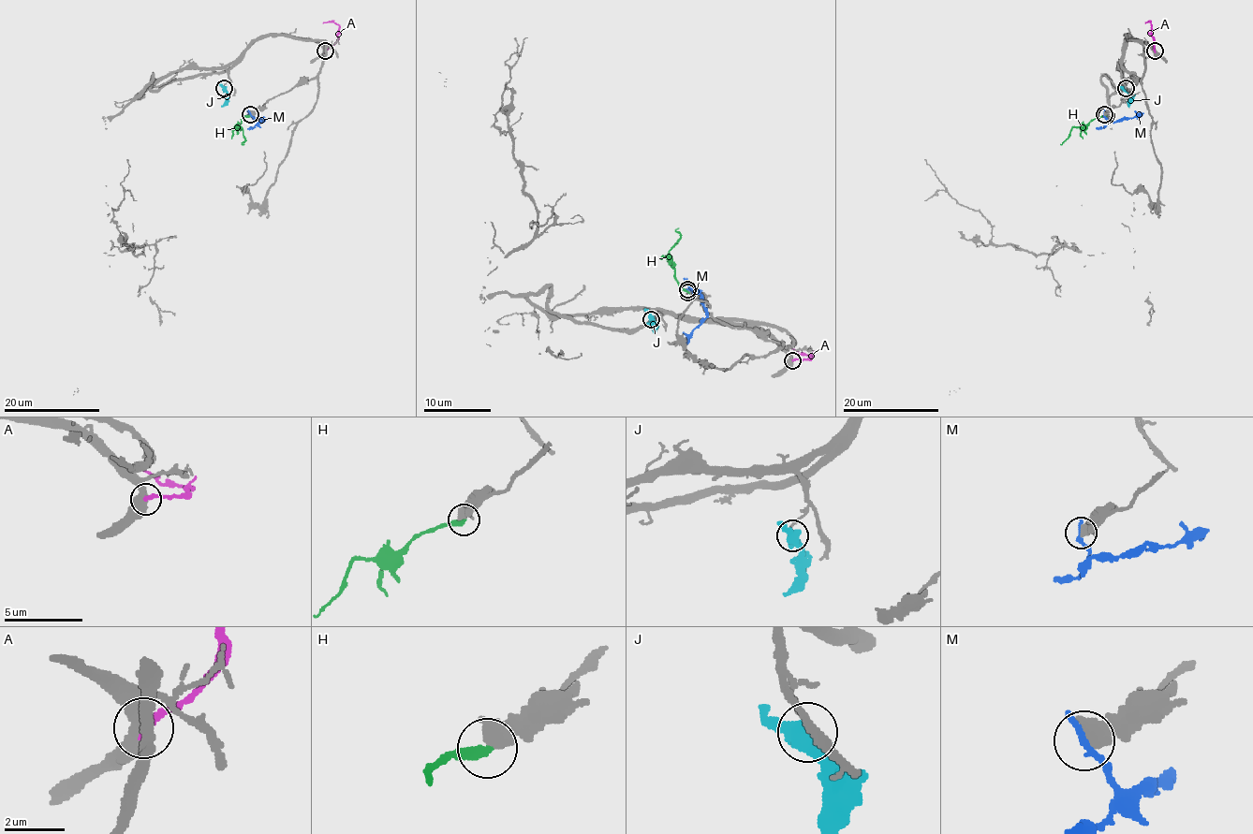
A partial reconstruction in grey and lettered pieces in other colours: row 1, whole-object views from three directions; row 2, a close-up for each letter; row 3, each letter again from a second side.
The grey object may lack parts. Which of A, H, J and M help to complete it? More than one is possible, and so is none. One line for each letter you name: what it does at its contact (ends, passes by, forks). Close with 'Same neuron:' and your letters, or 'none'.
H: It ends there
Same neuron: H

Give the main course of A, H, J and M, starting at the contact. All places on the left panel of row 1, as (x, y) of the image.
A: (325, 51), (336, 41), (338, 26), (332, 21), (323, 22)
H: (251, 115), (243, 117), (238, 125), (243, 130), (243, 144)
J: (224, 88), (226, 102), (221, 106)
M: (251, 114), (257, 122), (264, 119), (243, 115)

